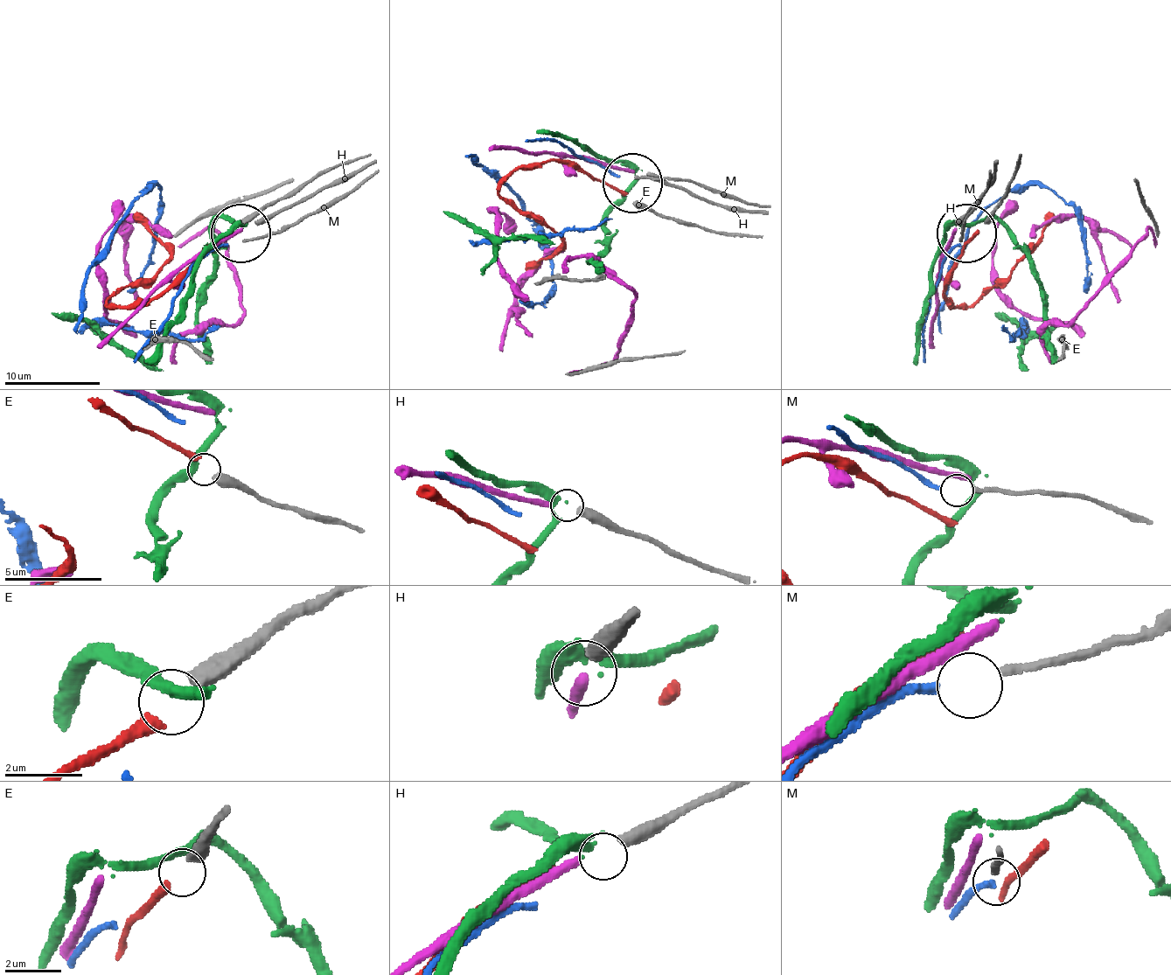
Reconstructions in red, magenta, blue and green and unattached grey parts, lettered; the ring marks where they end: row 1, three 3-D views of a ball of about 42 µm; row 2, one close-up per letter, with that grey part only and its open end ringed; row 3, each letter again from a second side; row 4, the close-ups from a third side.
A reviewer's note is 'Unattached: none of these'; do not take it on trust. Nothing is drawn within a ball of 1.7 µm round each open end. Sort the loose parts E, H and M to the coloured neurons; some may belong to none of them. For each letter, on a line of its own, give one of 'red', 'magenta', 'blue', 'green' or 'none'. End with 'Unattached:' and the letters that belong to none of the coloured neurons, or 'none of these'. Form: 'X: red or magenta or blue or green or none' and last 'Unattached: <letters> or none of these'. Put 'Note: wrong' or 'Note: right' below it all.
E: red
H: magenta
M: blue
Unattached: none of these
Note: right

